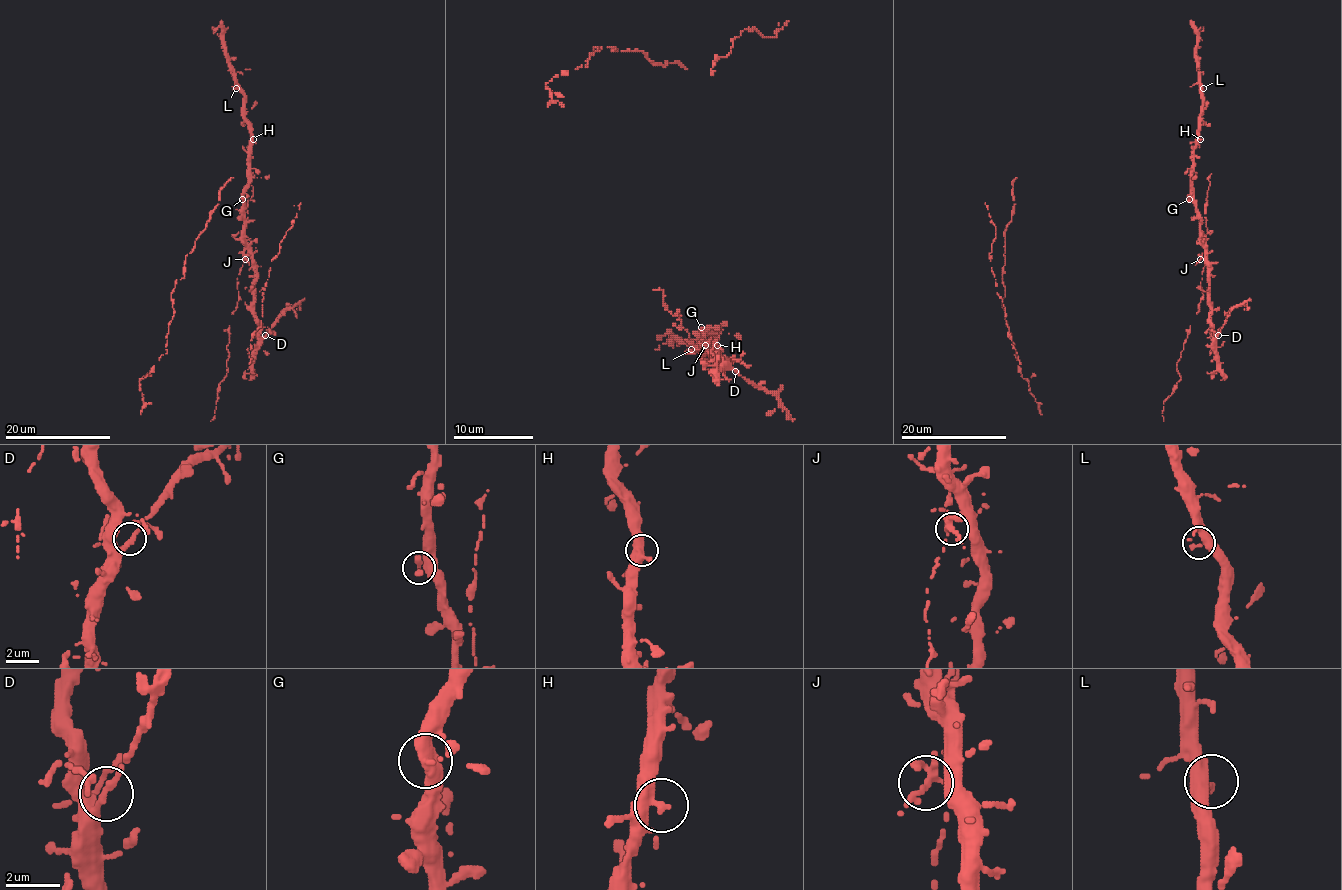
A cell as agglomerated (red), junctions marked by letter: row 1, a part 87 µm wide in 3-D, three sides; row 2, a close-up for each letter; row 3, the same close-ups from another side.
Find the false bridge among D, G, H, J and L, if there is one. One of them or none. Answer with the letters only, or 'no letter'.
no letter

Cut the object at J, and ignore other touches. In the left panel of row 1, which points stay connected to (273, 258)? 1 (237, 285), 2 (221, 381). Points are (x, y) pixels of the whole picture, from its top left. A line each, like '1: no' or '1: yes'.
1: no
2: no

